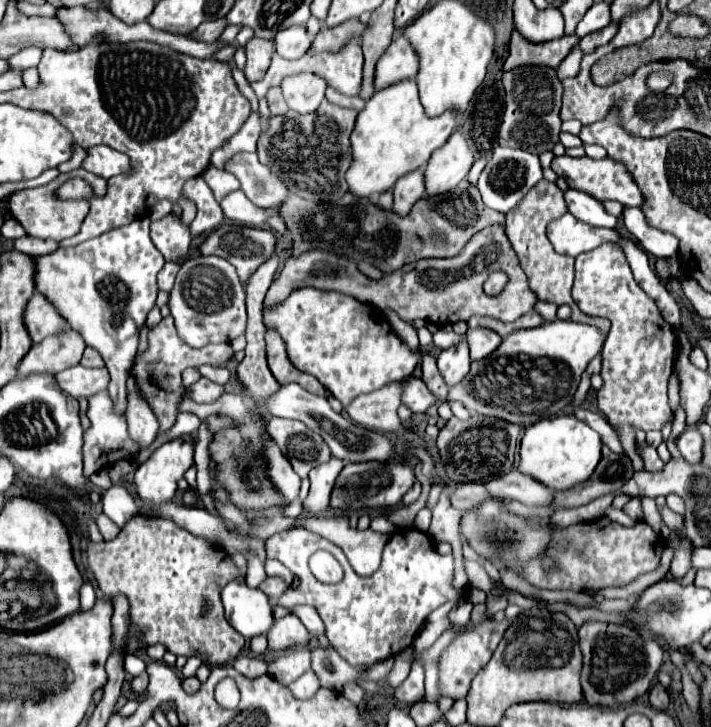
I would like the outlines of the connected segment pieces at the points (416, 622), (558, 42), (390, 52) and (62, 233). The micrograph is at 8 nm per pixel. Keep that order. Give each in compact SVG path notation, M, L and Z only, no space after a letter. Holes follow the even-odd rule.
M290 529L272 535L266 541L266 553L286 565L300 579L298 589L286 591L278 603L284 607L298 603L316 607L332 647L352 667L366 667L410 647L412 639L434 609L460 599L460 593L452 585L454 555L436 553L432 543L432 537L418 529L396 531L384 547L380 569L370 577L360 577L350 571L350 563L342 549L308 529ZM318 549L330 551L340 561L344 569L344 579L340 583L326 585L314 579L308 569L308 559Z
M516 29L512 31L510 37L510 55L504 63L504 71L512 71L522 65L544 65L544 67L554 67L558 65L568 51L578 43L576 35L564 35L554 41L546 43L528 43Z
M398 35L376 65L376 91L402 79L414 77L418 69L420 63L416 59L416 51L412 51L412 45L408 39L404 39L404 35Z
M76 169L72 173L60 173L52 183L36 187L36 189L24 189L18 191L10 197L8 205L10 205L10 213L14 219L18 219L18 223L24 227L26 235L30 237L40 237L40 239L54 239L54 241L62 241L66 237L72 237L80 231L80 225L84 221L84 217L88 215L88 199L62 199L58 195L58 189L62 187L62 183L66 183L72 177L82 177L94 191L96 197L104 197L106 193L106 179L92 175L84 169Z

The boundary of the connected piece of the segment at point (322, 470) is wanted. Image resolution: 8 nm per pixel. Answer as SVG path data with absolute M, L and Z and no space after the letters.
M334 455L328 459L328 463L322 463L320 467L314 467L310 471L310 493L304 501L304 513L322 513L330 507L330 495L332 487L344 469L344 461L336 459Z

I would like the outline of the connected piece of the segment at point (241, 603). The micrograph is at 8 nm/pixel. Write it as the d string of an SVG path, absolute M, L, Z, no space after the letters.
M242 553L232 555L238 567L238 577L222 589L222 603L226 609L226 621L246 639L264 635L272 627L272 607L268 597L260 589L250 589L244 583L246 559Z

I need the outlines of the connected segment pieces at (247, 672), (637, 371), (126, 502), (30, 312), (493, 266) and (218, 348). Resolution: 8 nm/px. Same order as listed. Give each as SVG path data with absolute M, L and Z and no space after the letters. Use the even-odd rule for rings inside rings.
M240 655L240 657L236 657L236 659L232 661L232 667L234 667L238 673L242 673L244 677L254 679L254 677L260 677L260 675L264 675L264 673L266 673L268 663L266 663L264 659L260 659L260 657Z
M612 243L576 257L572 297L586 315L600 315L612 323L602 349L604 387L598 391L598 409L616 429L634 471L640 471L644 467L636 449L636 431L660 431L672 419L668 381L676 357L676 331L662 317L656 301L634 281L624 253Z
M122 485L110 487L110 491L104 491L102 493L102 505L104 505L104 513L118 527L124 527L124 523L138 513L134 499L130 497L130 493Z
M36 293L26 305L24 323L34 343L46 339L48 335L60 335L62 331L68 329L68 323L64 323L56 307L40 293Z
M492 225L476 233L464 245L464 251L460 251L460 255L452 259L422 259L420 263L410 263L392 273L384 273L378 281L370 279L356 265L350 265L348 261L328 251L306 251L298 259L290 257L286 261L280 277L274 279L266 293L264 309L272 309L274 305L282 303L292 291L304 285L312 285L316 289L336 289L382 311L392 309L406 323L412 323L414 319L426 319L436 325L454 325L458 321L468 321L474 315L488 315L498 321L512 323L532 311L538 303L536 293L528 287L528 279L506 237L504 225ZM498 269L506 271L510 281L500 295L490 297L484 293L482 285L486 277Z
M164 317L150 333L148 333L148 349L142 355L136 355L134 365L132 365L132 375L136 377L138 387L142 393L148 397L148 405L154 409L158 421L160 421L160 431L172 427L176 419L176 405L184 397L186 387L182 385L182 371L194 365L224 365L232 357L232 349L228 343L220 345L206 345L202 349L192 349L188 347L182 339L178 339L178 331L174 325L172 317Z

